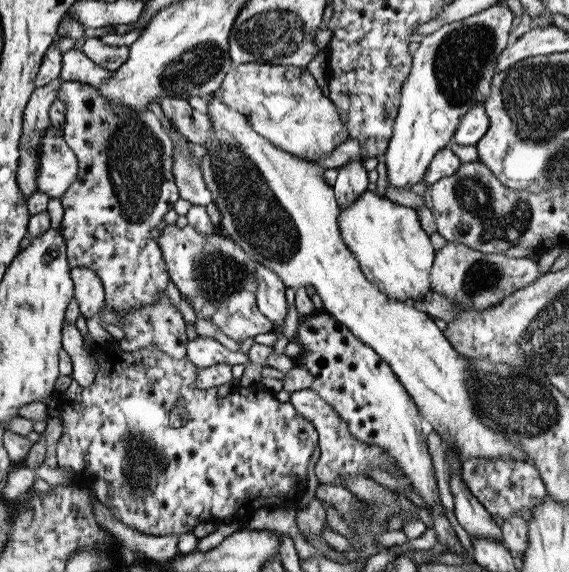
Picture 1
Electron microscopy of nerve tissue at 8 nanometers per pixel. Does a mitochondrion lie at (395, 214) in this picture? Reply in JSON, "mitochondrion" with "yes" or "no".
{"mitochondrion":"no"}

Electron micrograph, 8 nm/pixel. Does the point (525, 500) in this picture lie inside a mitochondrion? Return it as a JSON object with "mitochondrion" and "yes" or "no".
{"mitochondrion":"no"}

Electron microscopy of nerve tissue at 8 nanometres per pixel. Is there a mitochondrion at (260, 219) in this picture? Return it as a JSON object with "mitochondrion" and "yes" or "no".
{"mitochondrion":"yes"}

